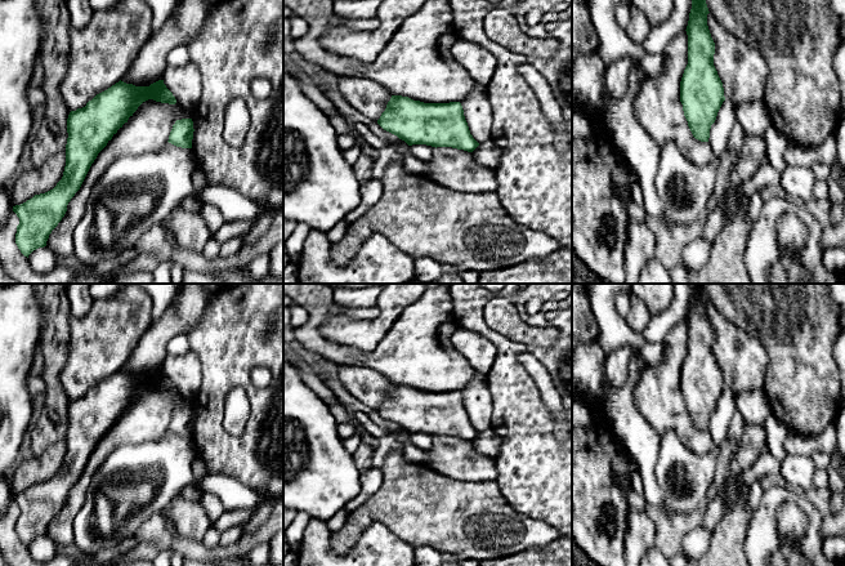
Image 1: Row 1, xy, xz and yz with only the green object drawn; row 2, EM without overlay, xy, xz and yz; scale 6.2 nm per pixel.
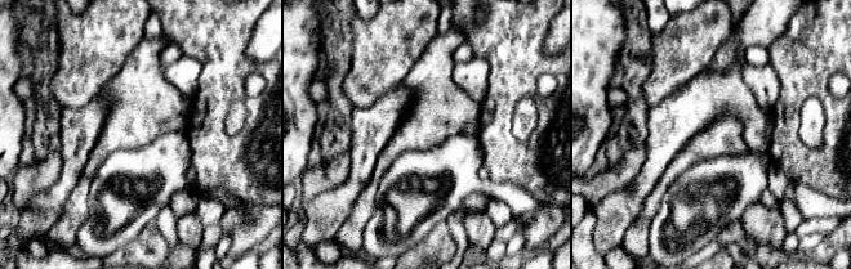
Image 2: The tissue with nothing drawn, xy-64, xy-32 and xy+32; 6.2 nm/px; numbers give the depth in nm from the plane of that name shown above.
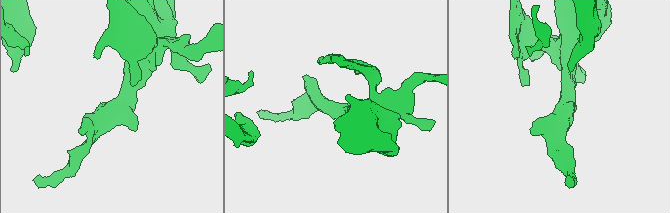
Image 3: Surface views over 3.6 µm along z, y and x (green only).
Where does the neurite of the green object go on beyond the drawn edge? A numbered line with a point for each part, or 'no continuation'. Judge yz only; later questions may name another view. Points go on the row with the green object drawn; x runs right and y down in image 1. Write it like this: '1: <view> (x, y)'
no continuation

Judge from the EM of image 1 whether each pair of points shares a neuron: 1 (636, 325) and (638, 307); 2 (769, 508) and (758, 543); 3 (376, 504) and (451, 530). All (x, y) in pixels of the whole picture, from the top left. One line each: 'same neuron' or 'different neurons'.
1: same neuron
2: same neuron
3: same neuron

